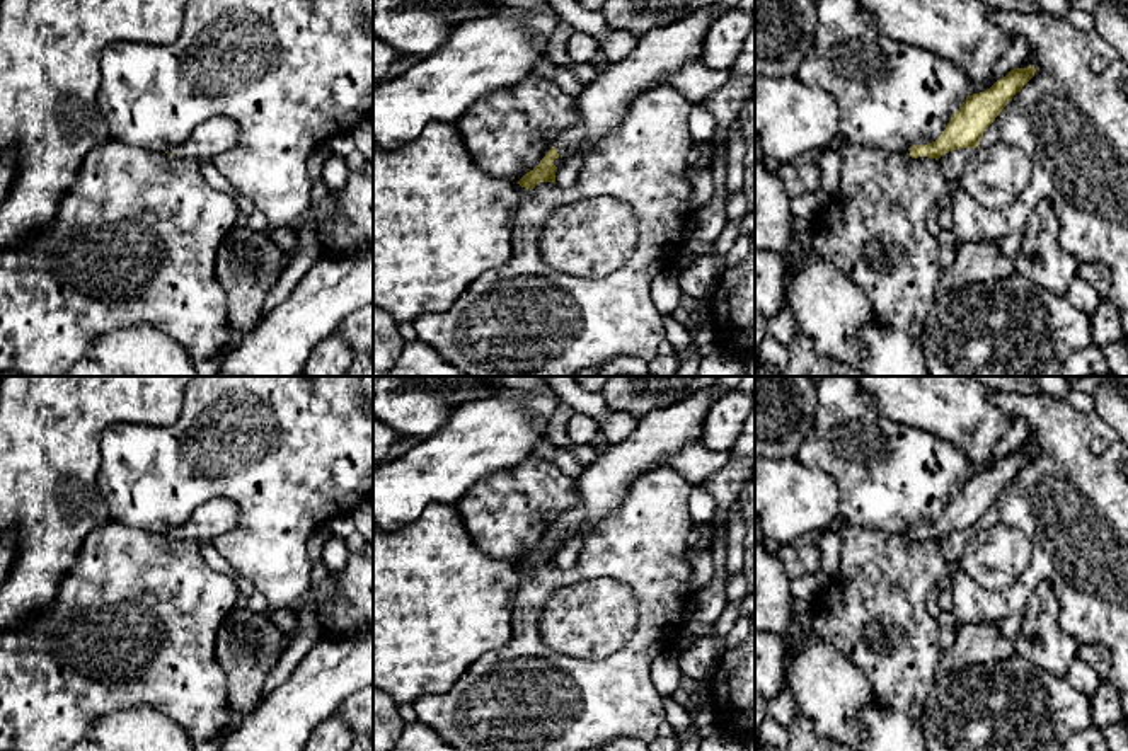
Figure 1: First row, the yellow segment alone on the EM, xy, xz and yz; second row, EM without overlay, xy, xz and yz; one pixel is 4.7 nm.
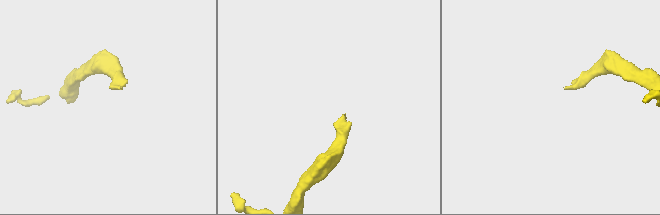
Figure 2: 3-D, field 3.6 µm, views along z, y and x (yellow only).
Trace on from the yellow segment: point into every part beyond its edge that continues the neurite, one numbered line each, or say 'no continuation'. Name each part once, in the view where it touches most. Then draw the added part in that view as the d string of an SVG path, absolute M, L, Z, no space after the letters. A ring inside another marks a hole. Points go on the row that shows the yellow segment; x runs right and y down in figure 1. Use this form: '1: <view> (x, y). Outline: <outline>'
1: xz (604, 104). Outline: M716 3L642 37L630 56L610 61L576 99L579 119L554 143L559 157L579 157L583 165L624 123L634 100L671 72L702 61L702 44L717 19Z

